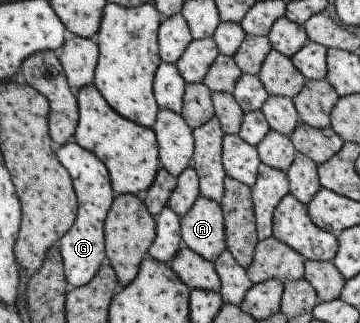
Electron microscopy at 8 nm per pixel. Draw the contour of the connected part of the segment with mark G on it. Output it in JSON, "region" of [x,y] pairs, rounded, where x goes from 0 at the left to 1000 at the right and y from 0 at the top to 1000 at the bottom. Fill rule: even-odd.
{"region":[[[208,437],[156,452],[156,477],[175,517],[200,548],[200,570],[217,610],[217,656],[197,709],[158,749],[167,771],[183,867],[197,889],[247,876],[275,830],[297,808],[289,749],[289,684],[314,628],[319,598],[300,523],[272,480],[225,455]]]}

